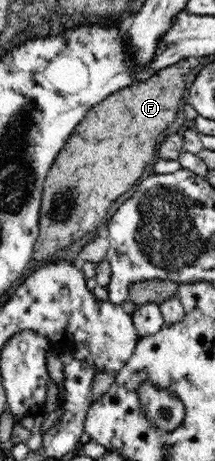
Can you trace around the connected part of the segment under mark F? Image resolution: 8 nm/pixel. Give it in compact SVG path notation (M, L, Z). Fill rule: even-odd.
M179 61L177 64L173 66L165 67L160 71L157 71L143 80L139 80L137 82L133 82L133 84L114 92L104 98L99 104L92 106L87 112L87 116L79 123L79 126L75 127L77 130L77 134L73 134L69 140L67 140L67 144L63 146L63 150L59 152L59 156L55 158L55 162L53 162L53 166L51 166L51 170L49 170L49 174L47 174L47 180L45 180L45 192L43 192L43 202L40 208L40 233L36 243L34 244L34 253L32 254L33 260L45 260L45 258L53 258L57 251L63 250L67 248L67 246L71 246L73 242L77 242L80 238L83 238L85 234L89 234L89 232L95 232L97 228L101 227L101 224L105 222L105 218L107 218L107 210L111 208L111 204L121 196L121 194L125 194L127 190L131 190L131 186L141 178L143 172L145 172L145 168L149 166L149 162L153 162L153 158L155 158L155 152L157 152L157 136L161 136L173 122L175 122L175 118L177 116L177 112L179 112L179 102L183 98L183 94L185 94L185 90L187 90L187 78L191 78L193 80L193 76L196 76L193 70L189 70L187 68L189 64L187 62Z

